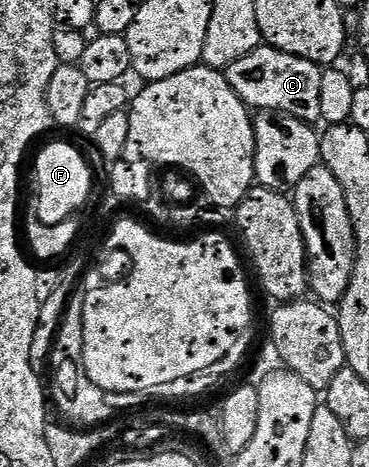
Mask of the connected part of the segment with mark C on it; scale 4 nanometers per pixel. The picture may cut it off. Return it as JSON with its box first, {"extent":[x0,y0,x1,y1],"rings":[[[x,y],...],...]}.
{"extent":[224,43,322,123],"rings":[[[263,43],[252,52],[237,57],[226,66],[224,72],[238,98],[255,110],[291,113],[293,117],[311,123],[317,122],[322,116],[320,111],[322,69],[316,61],[285,53]]]}

